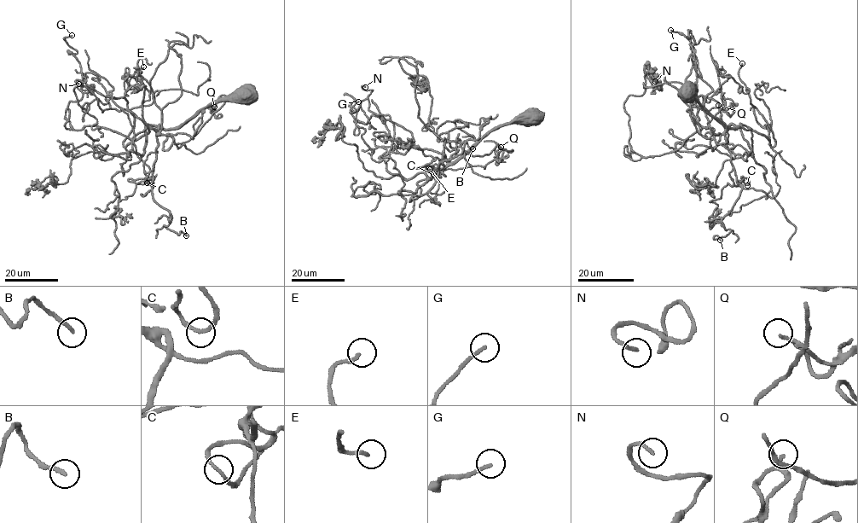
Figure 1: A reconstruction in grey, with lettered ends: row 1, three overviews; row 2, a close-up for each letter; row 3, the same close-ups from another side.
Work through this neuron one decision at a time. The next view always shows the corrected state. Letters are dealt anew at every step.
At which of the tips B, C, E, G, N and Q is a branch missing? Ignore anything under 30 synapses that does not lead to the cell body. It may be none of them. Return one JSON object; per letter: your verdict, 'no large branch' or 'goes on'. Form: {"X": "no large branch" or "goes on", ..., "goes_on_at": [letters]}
{"B": "no large branch", "C": "no large branch", "E": "goes on", "G": "goes on", "N": "goes on", "Q": "no large branch", "goes_on_at": ["E", "G", "N"]}

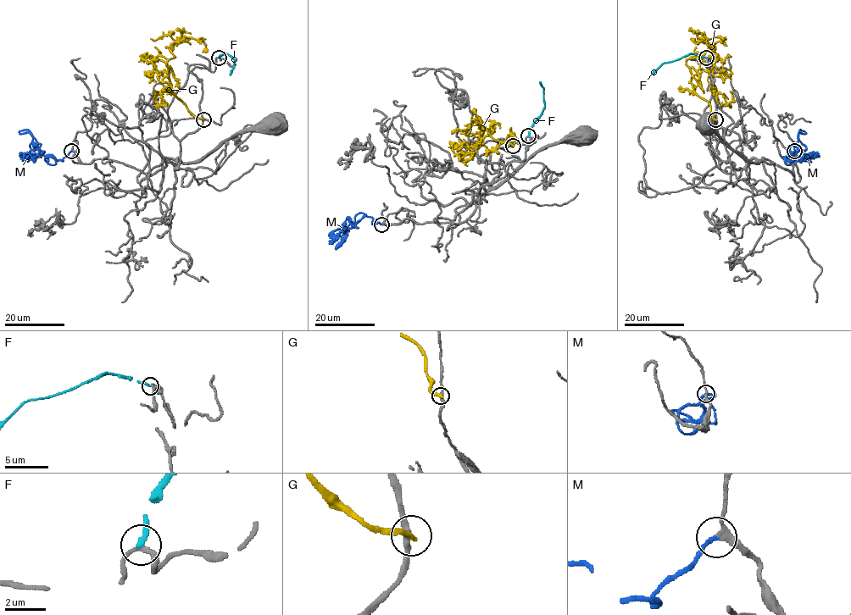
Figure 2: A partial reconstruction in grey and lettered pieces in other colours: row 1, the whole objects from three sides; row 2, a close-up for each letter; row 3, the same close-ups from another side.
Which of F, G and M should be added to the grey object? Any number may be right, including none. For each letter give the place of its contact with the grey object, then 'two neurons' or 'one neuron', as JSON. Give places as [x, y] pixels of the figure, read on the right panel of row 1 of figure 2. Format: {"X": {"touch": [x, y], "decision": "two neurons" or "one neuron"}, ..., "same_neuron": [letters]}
{"F": {"touch": [706, 58], "decision": "two neurons"}, "G": {"touch": [715, 119], "decision": "two neurons"}, "M": {"touch": [794, 151], "decision": "one neuron"}, "same_neuron": ["M"]}

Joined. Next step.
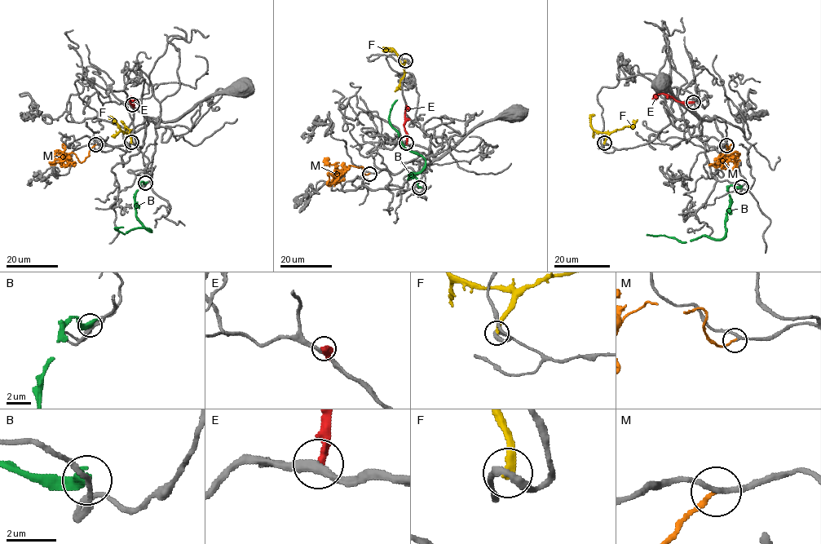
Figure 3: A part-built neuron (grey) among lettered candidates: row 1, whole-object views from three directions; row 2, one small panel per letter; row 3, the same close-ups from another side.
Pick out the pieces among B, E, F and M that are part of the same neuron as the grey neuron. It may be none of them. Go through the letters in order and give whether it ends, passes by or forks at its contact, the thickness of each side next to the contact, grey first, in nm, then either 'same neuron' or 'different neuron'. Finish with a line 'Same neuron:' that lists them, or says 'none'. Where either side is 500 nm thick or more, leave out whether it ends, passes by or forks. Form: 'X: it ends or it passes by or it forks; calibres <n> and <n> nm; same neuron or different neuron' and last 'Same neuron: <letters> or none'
B: it ends; calibres 190 and 400 nm; different neuron
E: it ends; calibres 320 and 320 nm; different neuron
F: it ends; calibres 320 and 360 nm; different neuron
M: it ends; calibres 180 and 160 nm; same neuron
Same neuron: M

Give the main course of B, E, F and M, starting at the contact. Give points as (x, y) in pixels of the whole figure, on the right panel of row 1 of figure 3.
B: (741, 187), (731, 185), (728, 188), (730, 208), (726, 235), (721, 239), (705, 235), (681, 242), (646, 235)
E: (693, 102), (681, 103), (664, 94), (659, 94), (655, 99)
F: (604, 143), (607, 134), (595, 130), (591, 125), (591, 115), (593, 114)
M: (726, 145), (727, 150), (717, 162), (721, 154), (729, 157), (716, 165), (709, 164)

